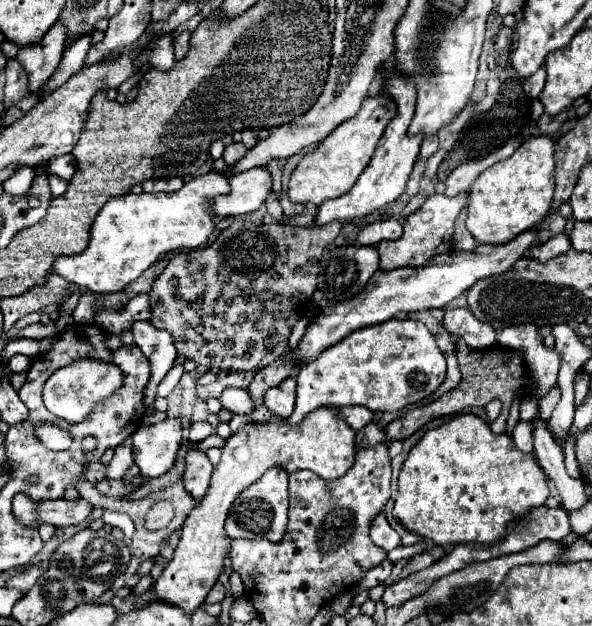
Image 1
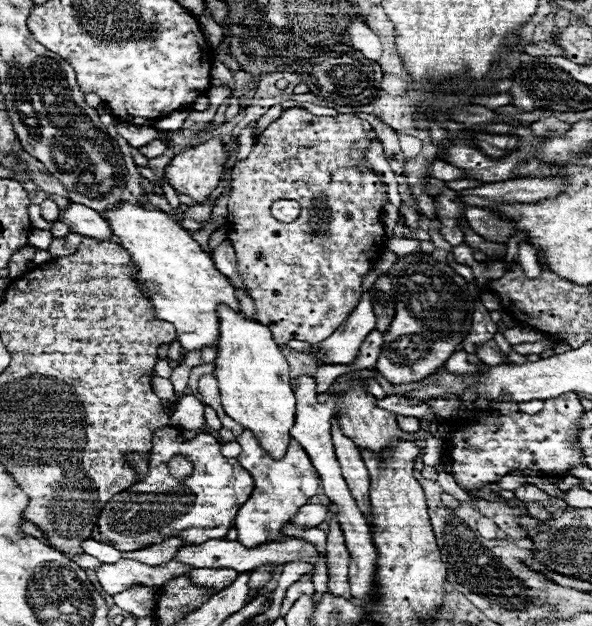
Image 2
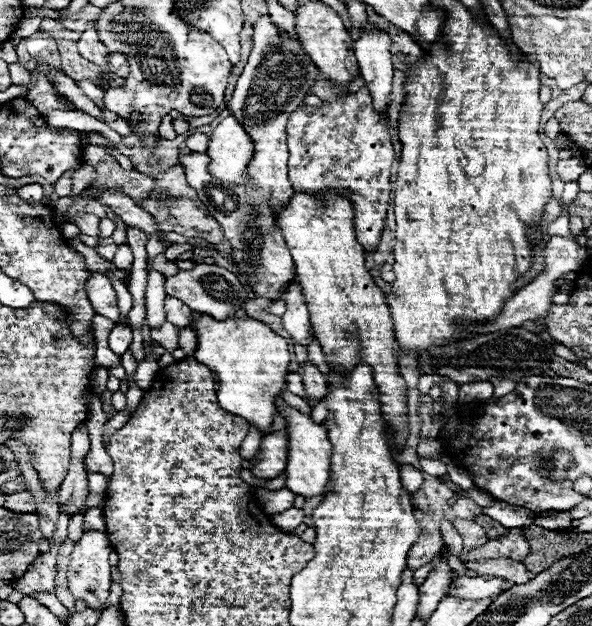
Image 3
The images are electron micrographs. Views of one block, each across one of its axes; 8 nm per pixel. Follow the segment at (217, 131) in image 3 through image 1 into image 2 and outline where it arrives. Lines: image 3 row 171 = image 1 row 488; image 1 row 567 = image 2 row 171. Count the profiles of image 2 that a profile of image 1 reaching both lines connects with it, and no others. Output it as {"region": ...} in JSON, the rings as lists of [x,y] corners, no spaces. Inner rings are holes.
{"region":[[[210,138],[172,158],[166,166],[166,178],[178,194],[204,202],[218,186],[224,172],[226,150],[220,138]]]}

